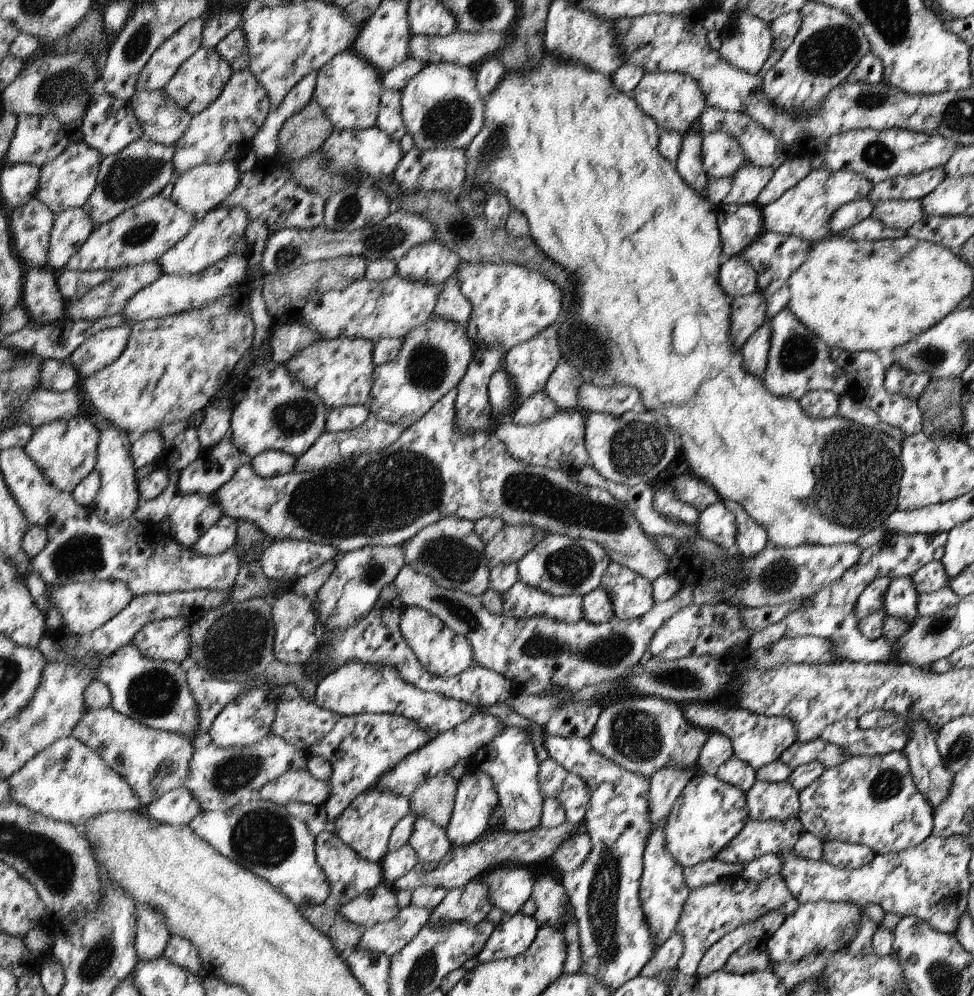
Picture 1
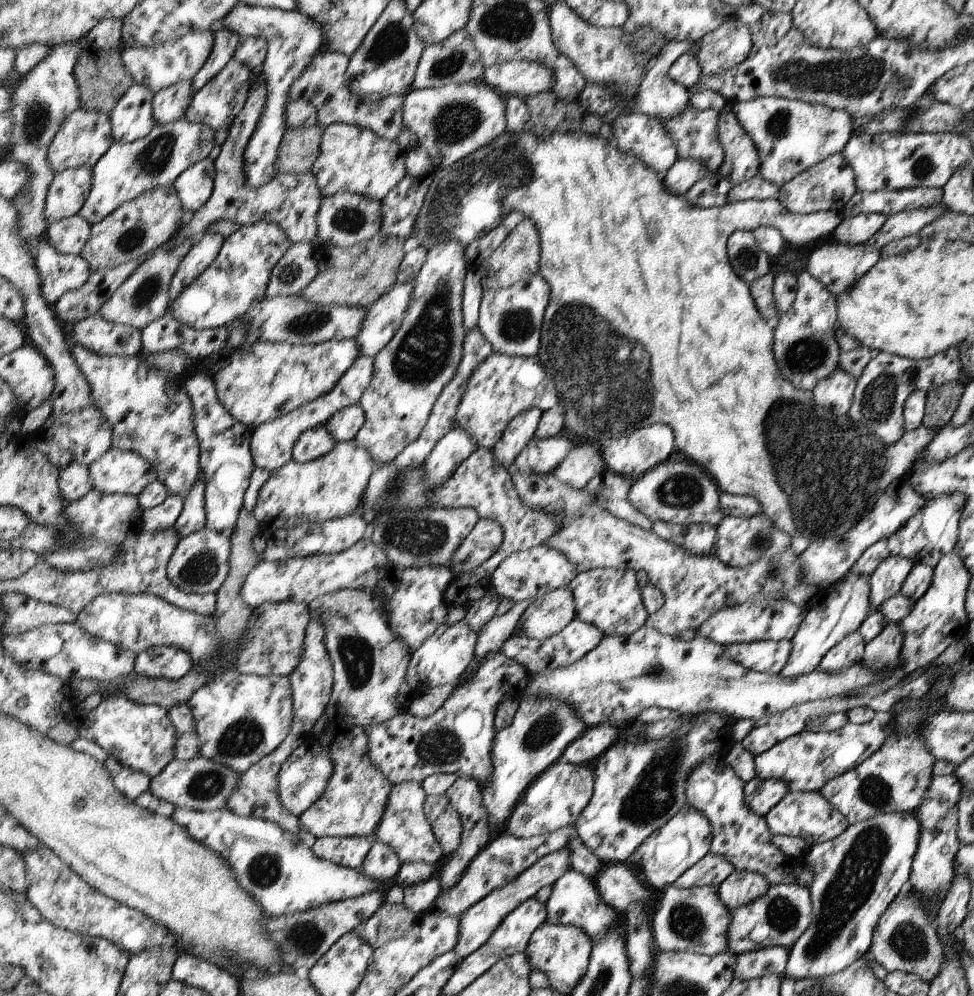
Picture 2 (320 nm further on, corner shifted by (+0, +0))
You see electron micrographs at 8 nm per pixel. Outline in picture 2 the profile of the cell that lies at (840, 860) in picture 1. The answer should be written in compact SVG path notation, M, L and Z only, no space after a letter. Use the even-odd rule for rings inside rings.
M892 812L879 814L860 824L852 824L842 834L814 844L804 857L805 863L812 868L814 878L808 890L812 900L812 924L808 931L791 949L791 957L784 970L784 978L806 980L806 978L826 978L844 972L848 966L858 962L874 944L875 930L879 920L887 912L888 906L910 882L911 867L919 850L920 822L914 812Z

